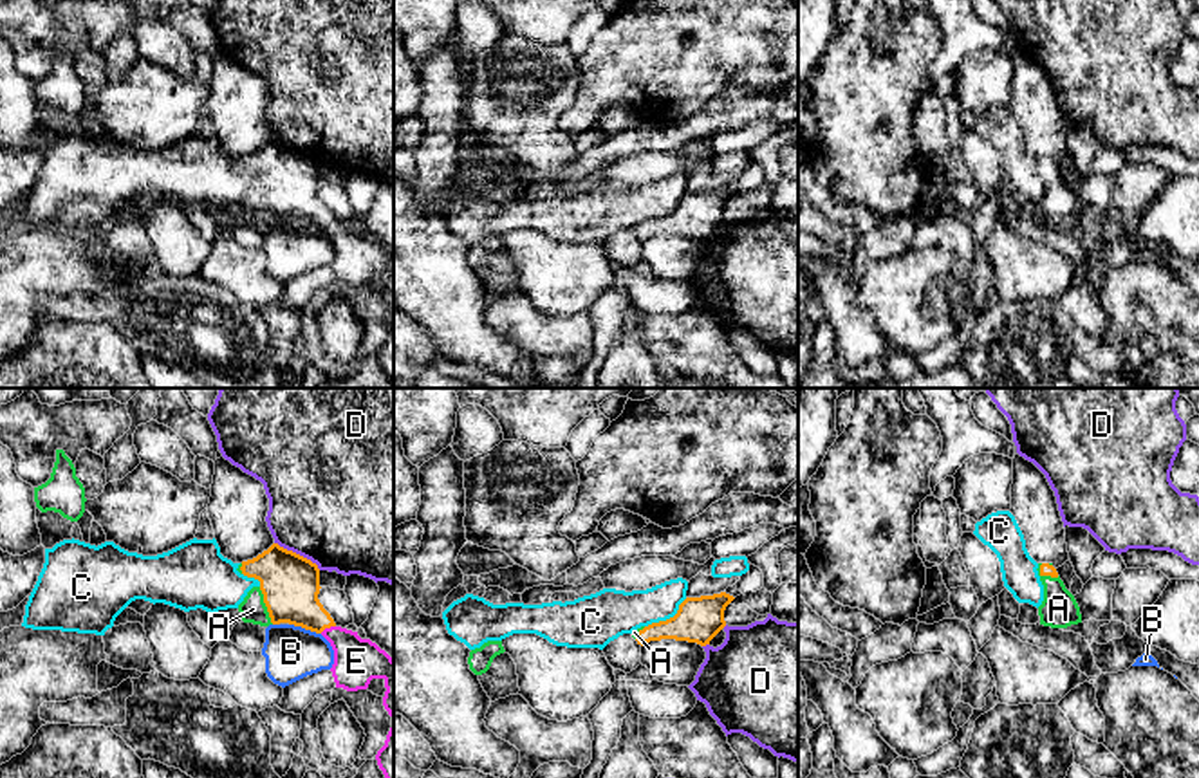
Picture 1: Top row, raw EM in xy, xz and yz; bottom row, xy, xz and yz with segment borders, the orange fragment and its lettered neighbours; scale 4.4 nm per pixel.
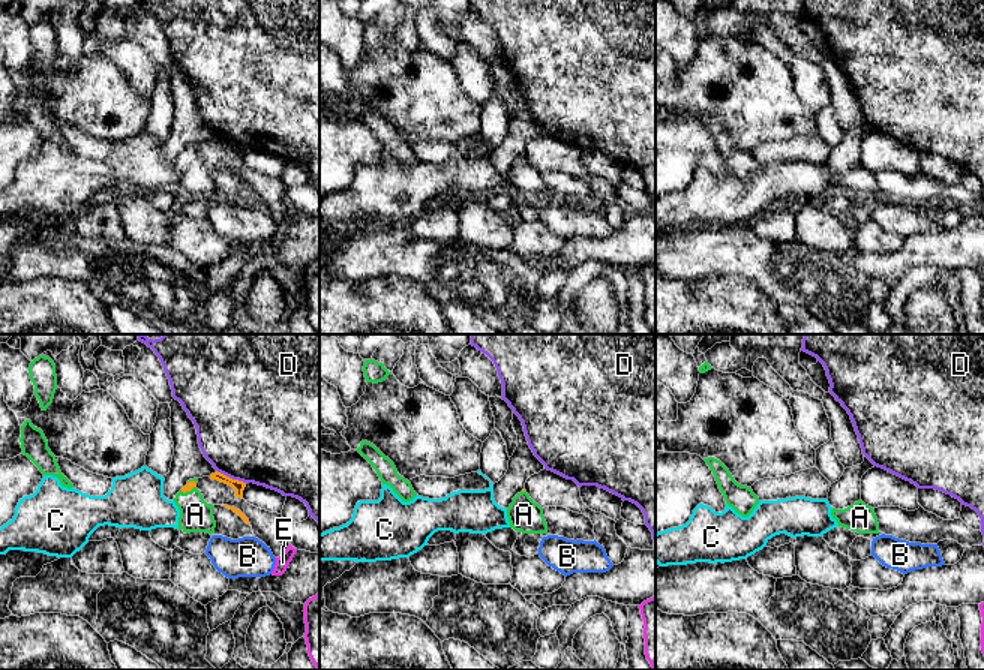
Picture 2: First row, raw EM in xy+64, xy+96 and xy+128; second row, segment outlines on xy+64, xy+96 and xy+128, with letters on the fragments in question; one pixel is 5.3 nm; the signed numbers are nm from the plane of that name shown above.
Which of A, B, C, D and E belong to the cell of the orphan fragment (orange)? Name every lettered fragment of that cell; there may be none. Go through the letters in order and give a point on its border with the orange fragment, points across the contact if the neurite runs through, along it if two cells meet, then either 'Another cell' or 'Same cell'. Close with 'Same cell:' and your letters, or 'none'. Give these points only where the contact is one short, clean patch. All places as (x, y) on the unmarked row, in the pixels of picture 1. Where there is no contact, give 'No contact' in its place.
A: Touches orange at xy (266, 201). Path across: xy (289, 179), (266, 201), (253, 204). Same cell
B: Touches orange at xy (306, 224). Boundary: xy (289, 219), (320, 230). Another cell
C: Touches orange at xz (667, 215). Boundary: xz (687, 194), (672, 212), (645, 222). Another cell
D: Touches orange at xy (298, 150). Boundary: xy (275, 138), (309, 154), (320, 165). Another cell
E: Touches orange at xy (327, 222). Path across: xy (291, 179), (293, 188), (327, 222), (356, 257). Same cell
Same cell: A, E

